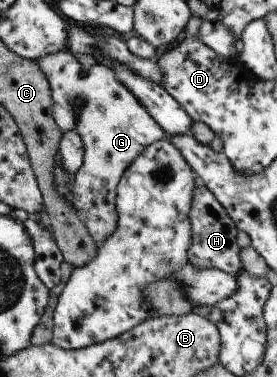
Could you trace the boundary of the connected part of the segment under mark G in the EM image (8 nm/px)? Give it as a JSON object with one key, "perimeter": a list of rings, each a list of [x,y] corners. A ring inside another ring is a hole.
{"perimeter":[[[66,50],[39,57],[39,59],[35,59],[35,63],[39,65],[39,69],[43,71],[49,81],[53,101],[52,115],[57,126],[62,132],[75,131],[81,137],[84,153],[83,164],[79,167],[77,174],[72,177],[68,200],[76,210],[81,223],[85,225],[87,233],[93,237],[97,245],[101,245],[117,229],[118,215],[115,199],[116,188],[121,181],[121,177],[125,174],[127,167],[141,155],[145,147],[166,138],[166,133],[149,115],[149,111],[136,99],[133,91],[129,91],[129,87],[125,87],[125,83],[121,83],[117,79],[117,75],[111,67],[104,64],[95,64],[89,67],[87,71],[87,69],[83,69],[78,59]],[[77,97],[83,99],[83,107],[75,113],[73,105],[75,105]]]}

